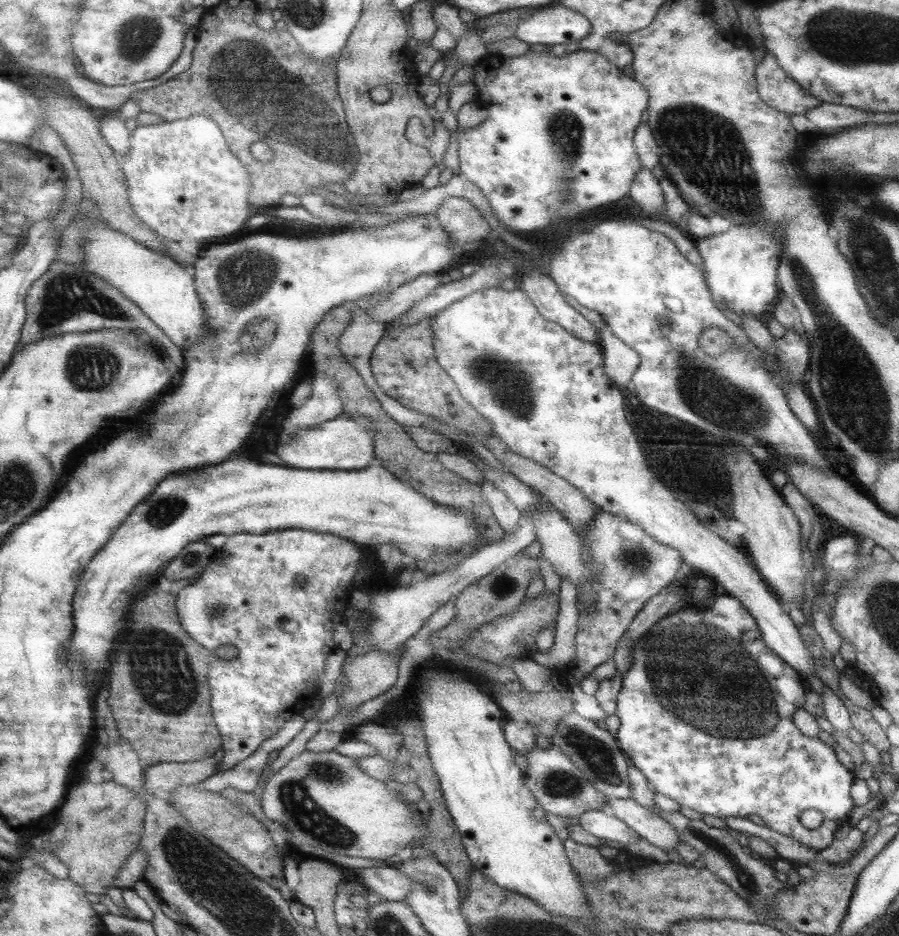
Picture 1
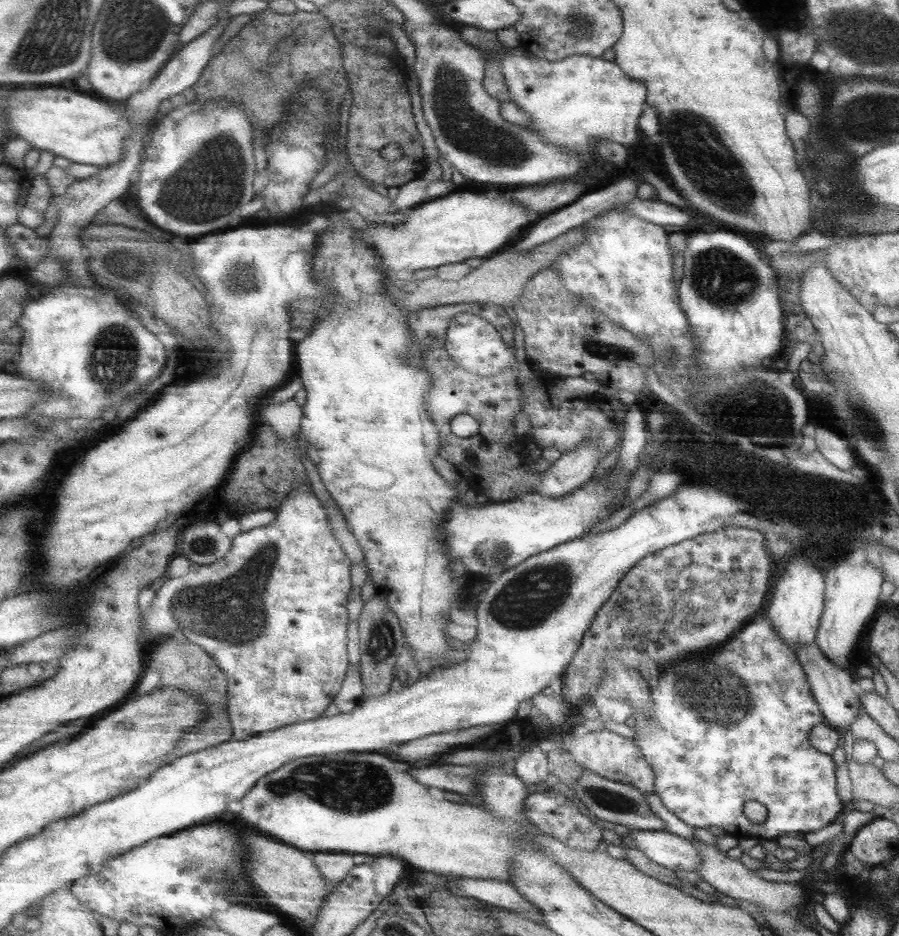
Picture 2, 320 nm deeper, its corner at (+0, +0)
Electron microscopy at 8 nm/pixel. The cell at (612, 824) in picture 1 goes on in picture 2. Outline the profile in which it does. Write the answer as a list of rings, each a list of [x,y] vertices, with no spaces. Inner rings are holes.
[[[665,829],[631,831],[631,838],[637,850],[669,870],[695,872],[699,866],[700,852],[696,846]]]

